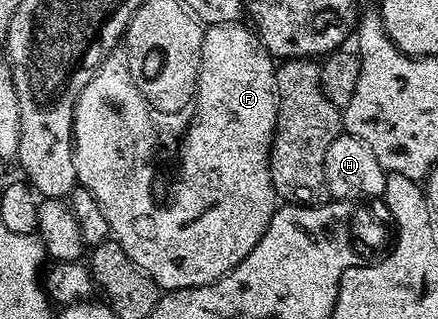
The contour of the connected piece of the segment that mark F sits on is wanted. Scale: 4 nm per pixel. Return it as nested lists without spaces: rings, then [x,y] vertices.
[[[229,22],[223,26],[206,26],[203,36],[202,51],[199,58],[197,90],[193,99],[194,119],[189,123],[192,132],[184,132],[184,137],[189,142],[204,142],[204,152],[216,150],[214,166],[218,172],[214,172],[214,184],[226,184],[218,186],[214,190],[214,200],[218,206],[214,206],[208,216],[202,216],[202,222],[196,222],[188,230],[176,232],[176,240],[184,240],[192,236],[194,242],[176,242],[168,240],[168,236],[162,236],[160,240],[152,240],[150,236],[144,236],[142,230],[128,230],[128,222],[124,218],[124,210],[120,208],[118,200],[118,182],[120,174],[116,174],[122,152],[138,152],[136,144],[144,140],[155,139],[156,122],[150,119],[151,107],[147,99],[143,97],[139,83],[134,83],[135,71],[132,69],[130,55],[125,49],[113,50],[100,64],[100,68],[88,80],[86,87],[78,93],[78,99],[74,101],[74,163],[76,164],[76,176],[78,185],[88,188],[92,196],[100,204],[100,212],[104,212],[104,220],[108,220],[113,241],[128,252],[128,256],[145,272],[152,281],[163,291],[187,290],[193,286],[207,286],[209,282],[215,282],[217,278],[223,278],[264,236],[268,224],[272,220],[276,209],[276,195],[272,176],[270,175],[270,149],[274,143],[274,129],[276,128],[276,116],[278,115],[278,97],[274,91],[275,59],[264,48],[262,39],[249,25],[242,26],[238,22]]]

